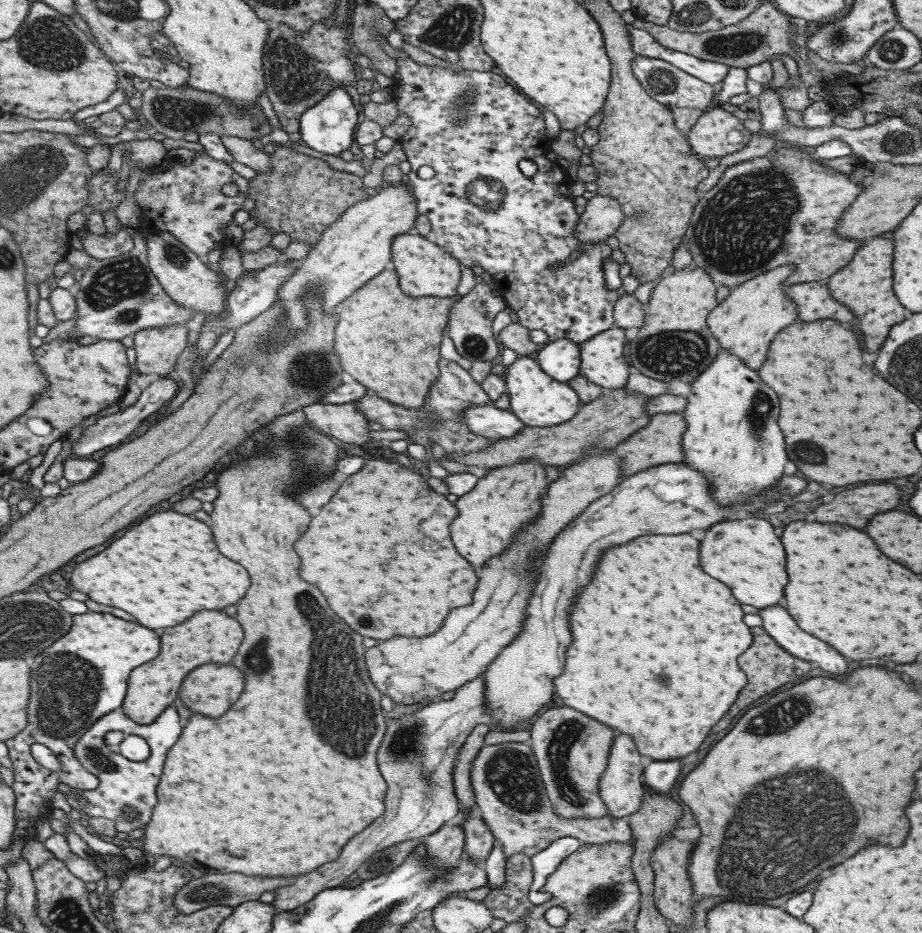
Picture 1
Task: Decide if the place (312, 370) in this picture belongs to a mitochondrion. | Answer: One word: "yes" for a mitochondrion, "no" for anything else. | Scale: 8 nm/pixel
yes

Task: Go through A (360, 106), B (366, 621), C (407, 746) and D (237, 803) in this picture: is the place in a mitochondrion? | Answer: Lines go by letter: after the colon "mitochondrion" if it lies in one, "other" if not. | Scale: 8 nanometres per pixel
A: other
B: mitochondrion
C: mitochondrion
D: other

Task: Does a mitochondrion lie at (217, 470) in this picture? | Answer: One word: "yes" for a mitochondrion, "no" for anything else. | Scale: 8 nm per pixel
no

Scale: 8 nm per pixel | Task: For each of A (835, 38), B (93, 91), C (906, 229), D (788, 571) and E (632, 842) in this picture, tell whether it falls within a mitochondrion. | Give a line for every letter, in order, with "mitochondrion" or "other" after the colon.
A: mitochondrion
B: other
C: other
D: other
E: other

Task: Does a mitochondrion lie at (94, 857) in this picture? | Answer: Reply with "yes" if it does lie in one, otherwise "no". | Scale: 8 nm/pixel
no

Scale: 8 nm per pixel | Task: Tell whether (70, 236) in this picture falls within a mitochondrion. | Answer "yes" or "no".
no

